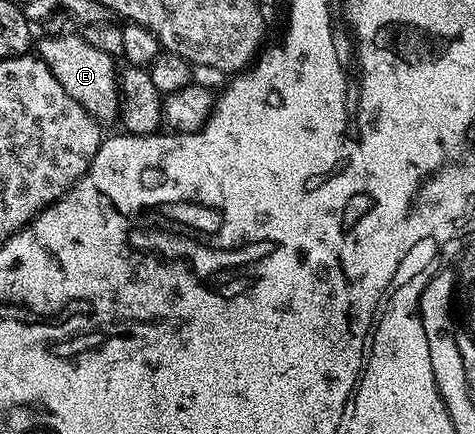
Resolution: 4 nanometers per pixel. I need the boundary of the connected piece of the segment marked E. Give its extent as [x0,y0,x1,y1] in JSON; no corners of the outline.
[35,32,119,124]

